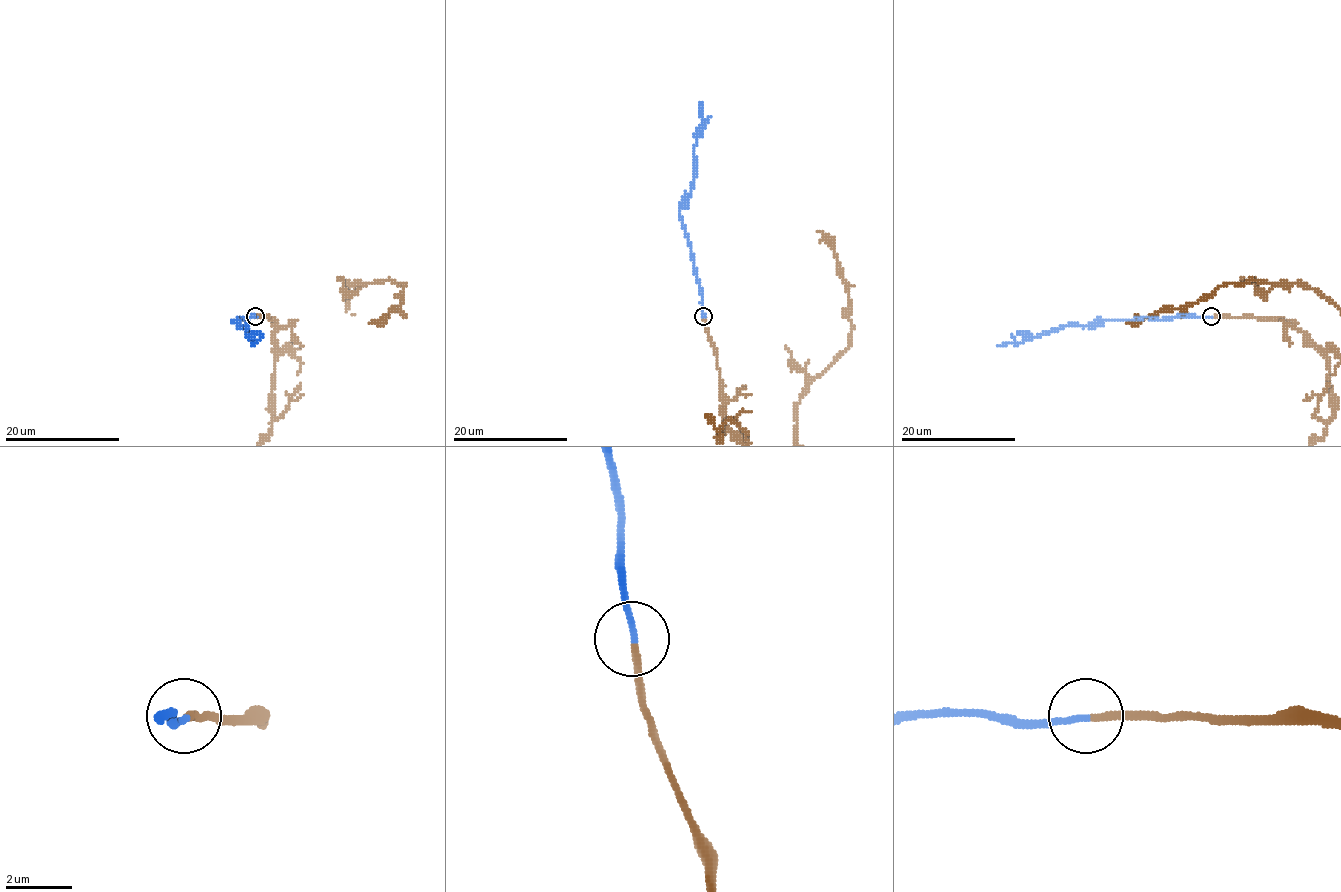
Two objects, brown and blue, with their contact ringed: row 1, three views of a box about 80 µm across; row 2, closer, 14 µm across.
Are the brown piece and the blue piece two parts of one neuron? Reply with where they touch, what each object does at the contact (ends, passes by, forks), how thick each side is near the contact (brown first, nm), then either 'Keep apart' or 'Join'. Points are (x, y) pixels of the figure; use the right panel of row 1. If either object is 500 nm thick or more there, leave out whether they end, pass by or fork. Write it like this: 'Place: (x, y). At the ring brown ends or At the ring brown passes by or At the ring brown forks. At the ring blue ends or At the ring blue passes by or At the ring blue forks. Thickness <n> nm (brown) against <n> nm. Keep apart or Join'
Place: (1211, 316). At the ring brown ends. At the ring blue ends. Thickness 200 nm (brown) against 170 nm. Join

